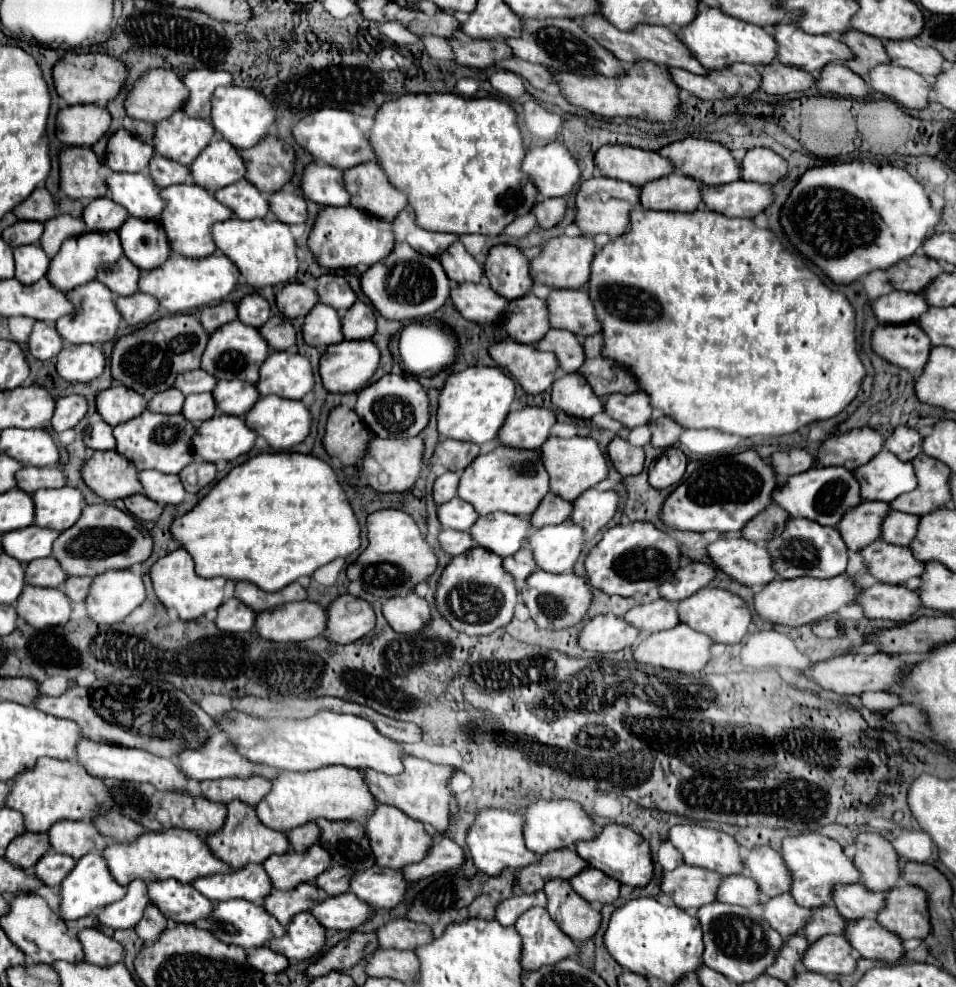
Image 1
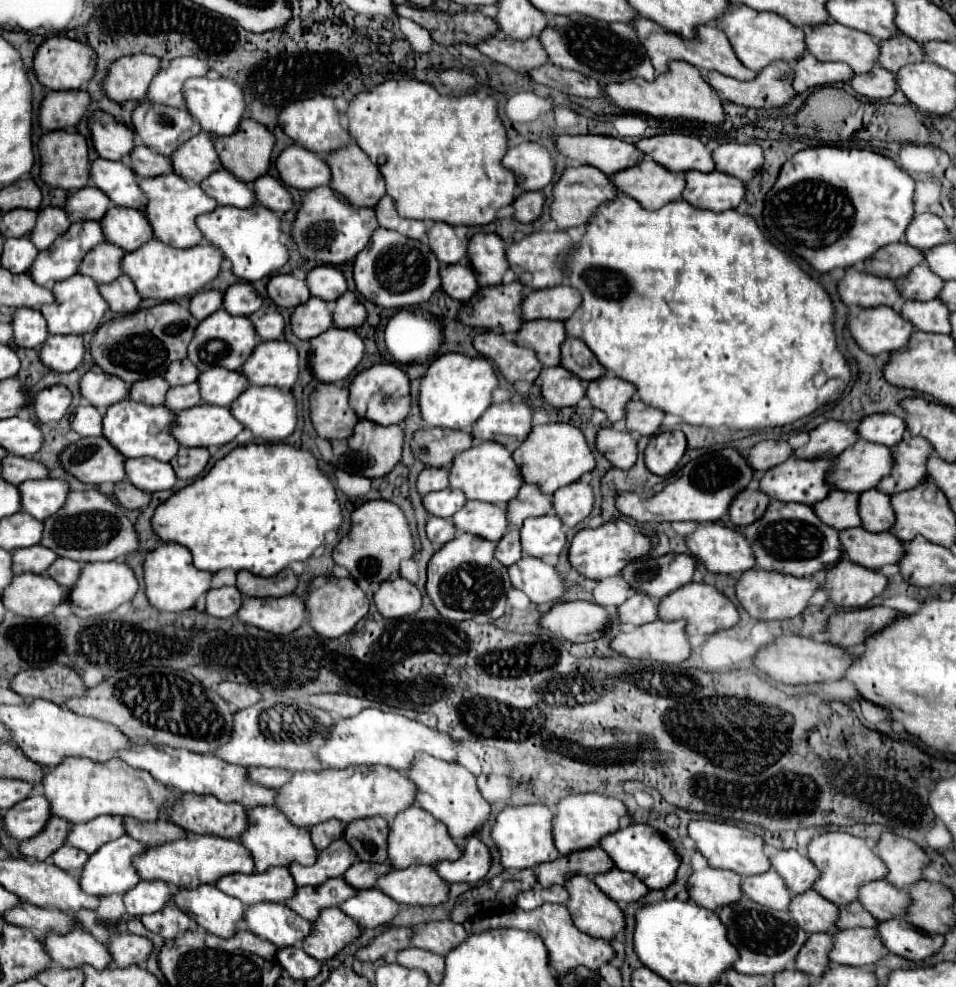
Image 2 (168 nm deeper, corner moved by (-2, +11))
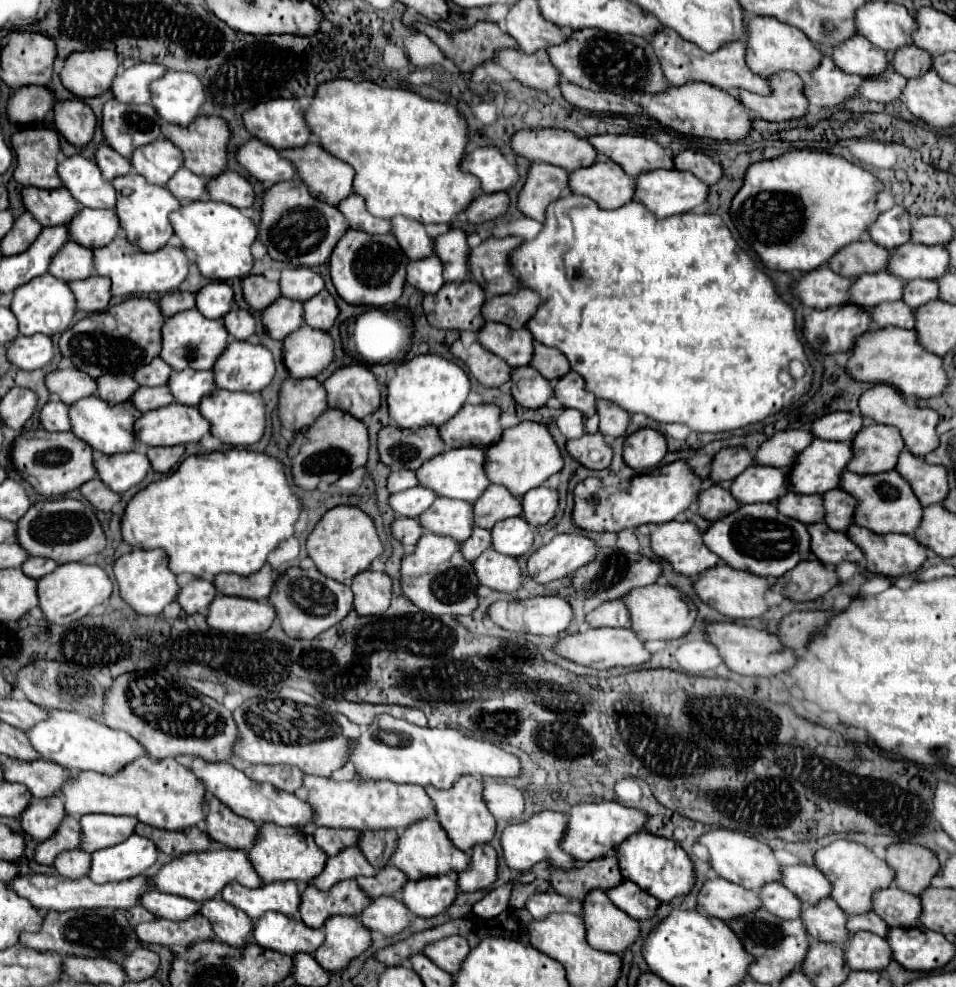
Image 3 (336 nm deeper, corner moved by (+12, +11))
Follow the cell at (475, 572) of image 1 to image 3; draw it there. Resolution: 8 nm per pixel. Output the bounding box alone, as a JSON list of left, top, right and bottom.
[400,533,476,615]

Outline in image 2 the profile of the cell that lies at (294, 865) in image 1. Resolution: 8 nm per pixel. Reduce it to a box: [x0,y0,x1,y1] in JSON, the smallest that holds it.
[288,839,356,887]

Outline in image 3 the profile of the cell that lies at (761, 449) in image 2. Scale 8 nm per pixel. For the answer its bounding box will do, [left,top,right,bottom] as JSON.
[710,447,752,481]

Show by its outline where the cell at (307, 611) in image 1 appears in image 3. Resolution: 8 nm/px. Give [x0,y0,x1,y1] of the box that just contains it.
[206,595,276,633]

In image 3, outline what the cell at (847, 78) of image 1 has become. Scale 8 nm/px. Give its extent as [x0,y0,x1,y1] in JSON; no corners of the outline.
[860,71,908,103]

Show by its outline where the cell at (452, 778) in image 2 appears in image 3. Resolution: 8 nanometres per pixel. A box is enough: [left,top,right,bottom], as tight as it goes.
[426,775,496,853]

